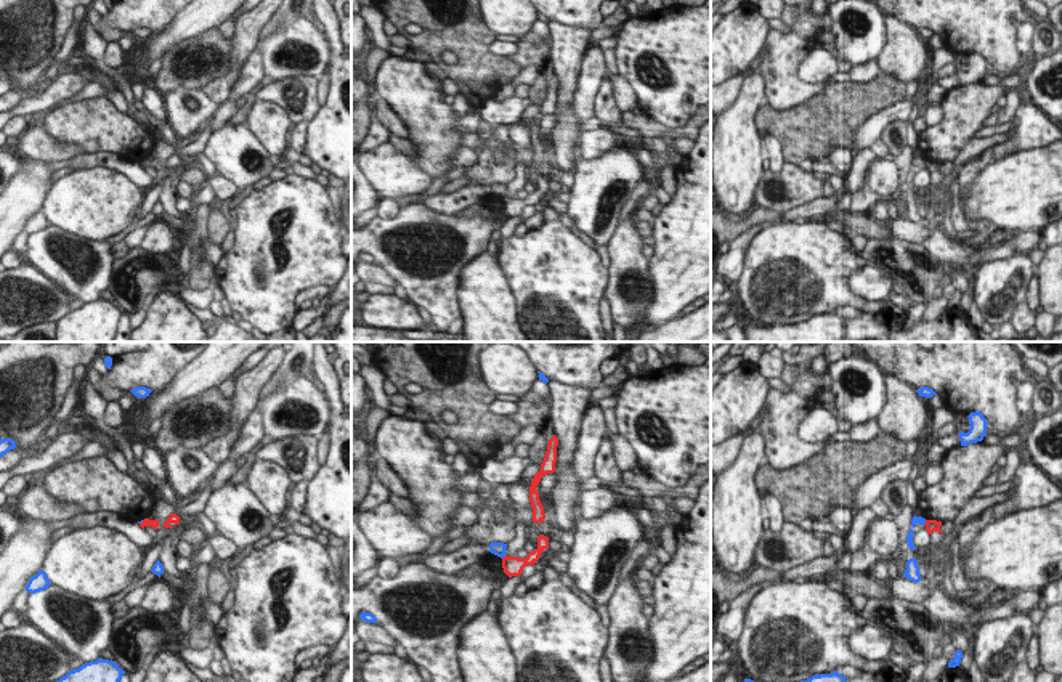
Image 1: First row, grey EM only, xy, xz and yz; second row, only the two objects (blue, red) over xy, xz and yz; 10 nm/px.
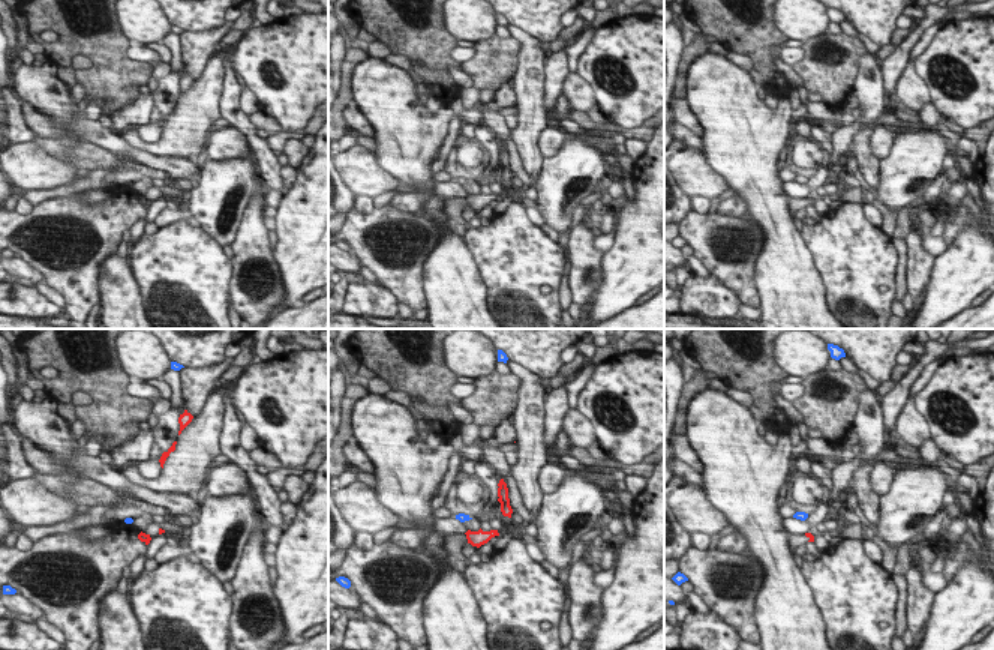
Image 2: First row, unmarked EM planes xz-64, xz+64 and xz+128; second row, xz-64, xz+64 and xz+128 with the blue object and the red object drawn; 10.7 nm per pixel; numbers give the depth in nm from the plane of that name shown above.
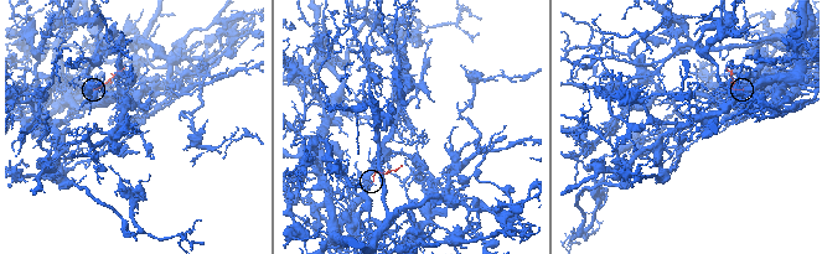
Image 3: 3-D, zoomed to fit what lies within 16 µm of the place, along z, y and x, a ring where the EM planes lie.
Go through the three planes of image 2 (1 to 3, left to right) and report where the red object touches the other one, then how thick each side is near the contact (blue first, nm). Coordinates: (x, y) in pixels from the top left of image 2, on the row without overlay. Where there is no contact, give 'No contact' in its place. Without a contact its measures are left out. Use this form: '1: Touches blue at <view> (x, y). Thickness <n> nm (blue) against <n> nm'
1: No contact
2: No contact
3: No contact.

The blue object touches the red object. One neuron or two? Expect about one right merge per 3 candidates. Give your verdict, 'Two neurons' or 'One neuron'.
Two neurons.

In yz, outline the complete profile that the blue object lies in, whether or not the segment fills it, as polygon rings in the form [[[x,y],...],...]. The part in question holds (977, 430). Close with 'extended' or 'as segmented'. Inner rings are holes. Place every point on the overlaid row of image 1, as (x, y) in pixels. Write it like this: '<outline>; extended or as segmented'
[[[975,411],[971,412],[967,417],[969,417],[971,428],[967,433],[959,432],[961,446],[982,441],[983,436],[987,435],[988,420],[983,417],[982,412]]]; as segmented

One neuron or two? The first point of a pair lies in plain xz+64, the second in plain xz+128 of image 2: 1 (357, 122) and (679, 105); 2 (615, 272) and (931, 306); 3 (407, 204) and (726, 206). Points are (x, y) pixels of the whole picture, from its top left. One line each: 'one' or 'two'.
1: one
2: one
3: one

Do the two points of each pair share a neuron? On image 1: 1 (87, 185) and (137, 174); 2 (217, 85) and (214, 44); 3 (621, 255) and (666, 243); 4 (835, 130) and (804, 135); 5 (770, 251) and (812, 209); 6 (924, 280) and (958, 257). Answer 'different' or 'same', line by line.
1: different
2: different
3: different
4: same
5: different
6: different

